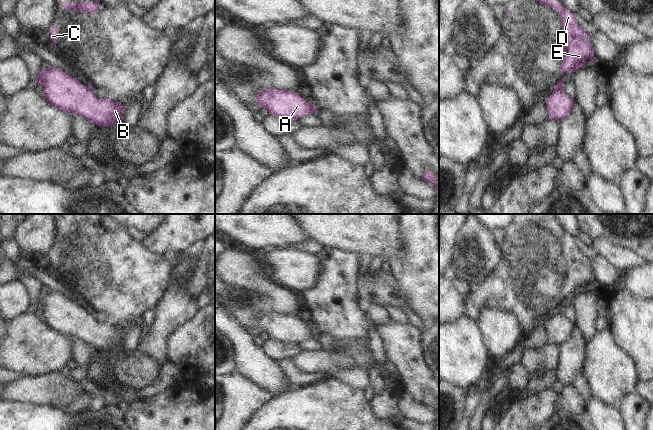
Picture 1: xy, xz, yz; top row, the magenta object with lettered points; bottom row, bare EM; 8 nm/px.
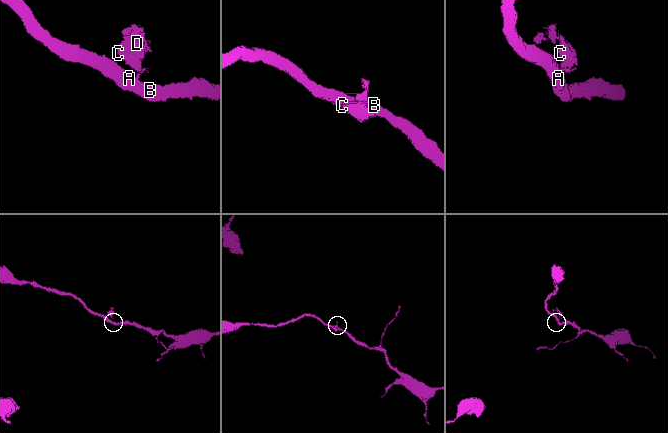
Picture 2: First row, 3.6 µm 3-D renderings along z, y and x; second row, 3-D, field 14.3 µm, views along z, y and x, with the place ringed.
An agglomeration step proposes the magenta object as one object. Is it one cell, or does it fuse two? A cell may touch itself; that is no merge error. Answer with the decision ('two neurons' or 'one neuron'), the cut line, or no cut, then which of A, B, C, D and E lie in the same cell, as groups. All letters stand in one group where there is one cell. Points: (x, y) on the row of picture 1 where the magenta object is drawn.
two neurons; cut yz (554, 87), (561, 88); groups A B / C D E

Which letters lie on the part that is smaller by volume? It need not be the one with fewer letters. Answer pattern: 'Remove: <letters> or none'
Remove: C, D, E

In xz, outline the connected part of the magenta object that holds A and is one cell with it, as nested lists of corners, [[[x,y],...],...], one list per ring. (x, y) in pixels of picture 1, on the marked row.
[[[270,88],[260,90],[256,95],[260,108],[269,112],[270,116],[298,120],[302,116],[314,113],[311,103],[306,102],[296,92]]]

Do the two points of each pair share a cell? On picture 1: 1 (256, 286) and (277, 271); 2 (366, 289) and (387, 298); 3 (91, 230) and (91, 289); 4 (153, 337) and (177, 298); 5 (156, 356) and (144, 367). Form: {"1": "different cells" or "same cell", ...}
{"1": "different cells", "2": "same cell", "3": "same cell", "4": "same cell", "5": "different cells"}

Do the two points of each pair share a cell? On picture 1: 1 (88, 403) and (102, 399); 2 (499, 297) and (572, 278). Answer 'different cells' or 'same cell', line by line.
1: different cells
2: same cell

